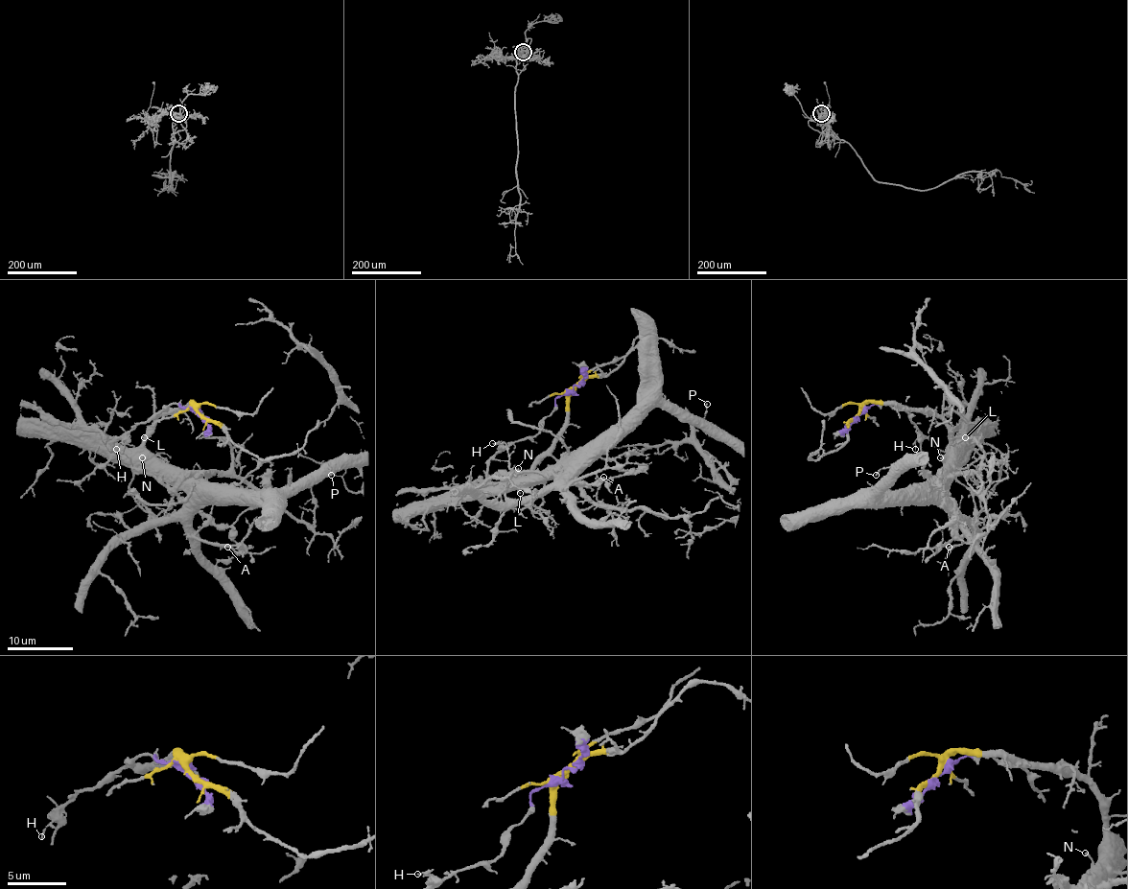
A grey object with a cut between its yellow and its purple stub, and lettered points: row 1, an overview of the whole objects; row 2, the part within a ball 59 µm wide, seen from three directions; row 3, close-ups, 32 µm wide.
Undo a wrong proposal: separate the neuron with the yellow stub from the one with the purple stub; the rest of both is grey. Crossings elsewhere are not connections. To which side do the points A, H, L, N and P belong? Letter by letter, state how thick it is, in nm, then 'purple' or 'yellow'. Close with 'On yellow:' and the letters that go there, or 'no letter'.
A: 240 nm | yellow
H: 120 nm | purple
L: 170 nm | yellow
N: 140 nm | purple
P: 140 nm | yellow
On yellow: A, L, P

